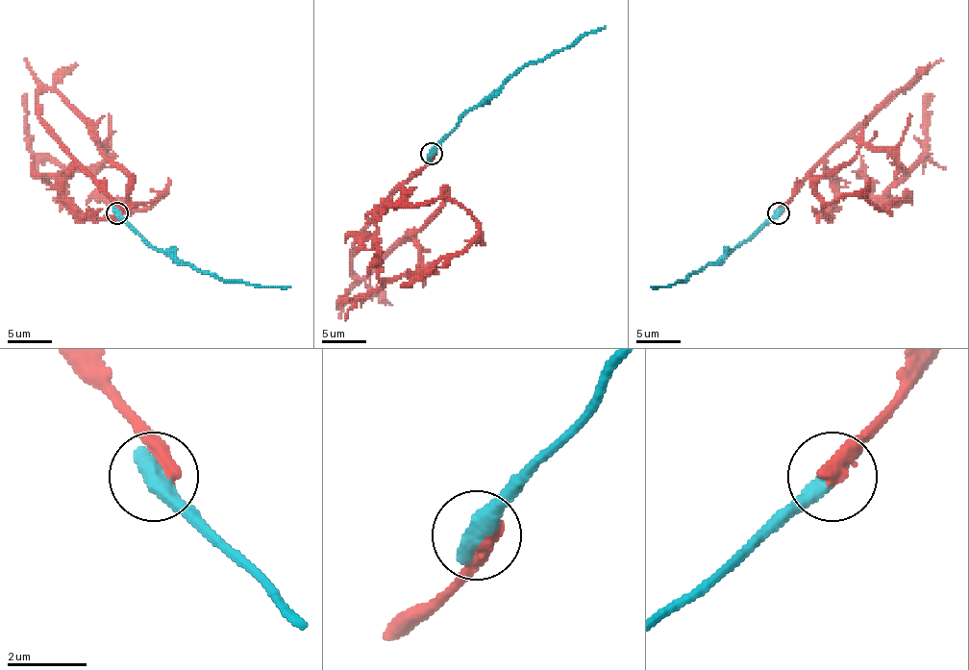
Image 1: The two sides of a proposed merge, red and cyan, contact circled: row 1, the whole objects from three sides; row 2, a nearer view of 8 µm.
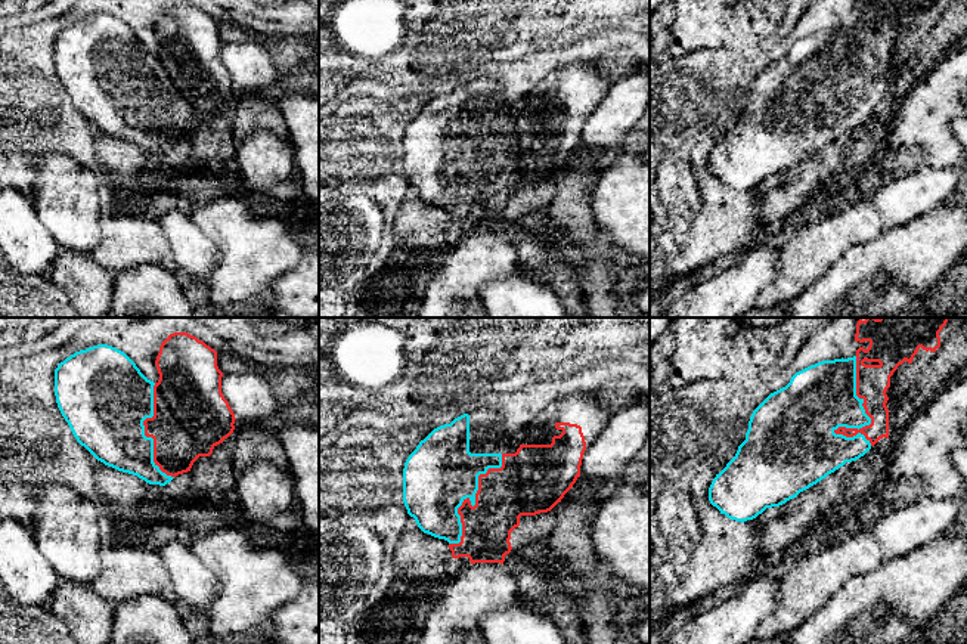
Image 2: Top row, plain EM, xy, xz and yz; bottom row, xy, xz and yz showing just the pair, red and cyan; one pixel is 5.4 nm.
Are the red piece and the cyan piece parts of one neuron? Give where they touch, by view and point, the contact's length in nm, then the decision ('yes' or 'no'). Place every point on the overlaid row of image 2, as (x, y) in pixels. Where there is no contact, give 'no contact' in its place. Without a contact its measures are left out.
yz (862, 403) | 500 nm | no

